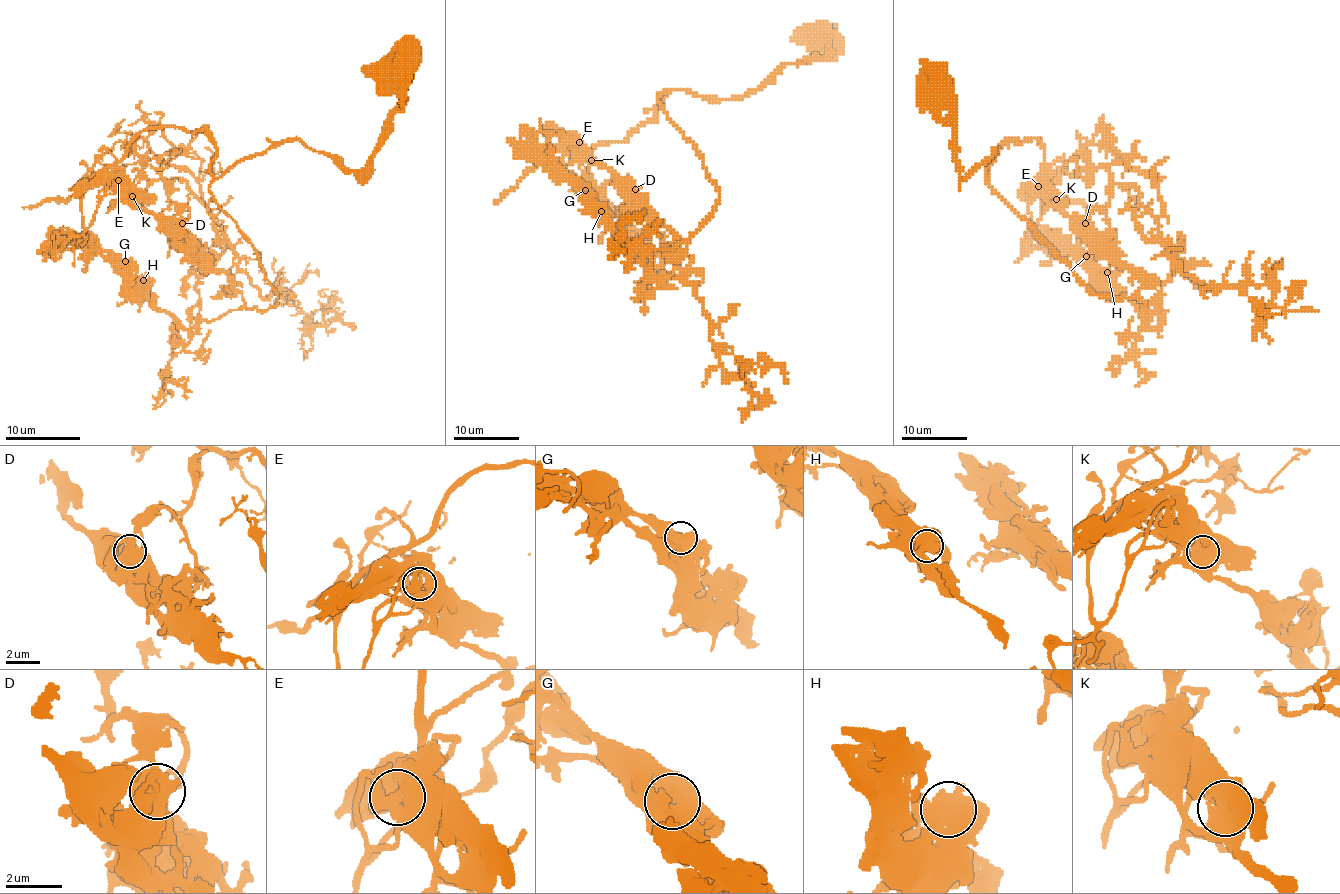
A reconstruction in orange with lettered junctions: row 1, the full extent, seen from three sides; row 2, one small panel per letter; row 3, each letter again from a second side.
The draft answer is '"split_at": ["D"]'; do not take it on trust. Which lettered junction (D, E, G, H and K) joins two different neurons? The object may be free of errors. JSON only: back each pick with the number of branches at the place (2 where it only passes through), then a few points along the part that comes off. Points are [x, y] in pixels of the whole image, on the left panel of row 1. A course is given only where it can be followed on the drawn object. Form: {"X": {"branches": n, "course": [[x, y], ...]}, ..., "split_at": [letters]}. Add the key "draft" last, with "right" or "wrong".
{"D": {"branches": 3, "course": [[182, 224], [166, 179], [186, 183], [264, 298], [274, 291], [311, 319], [330, 304], [320, 295], [328, 289]]}, "split_at": ["D"], "draft": "right"}

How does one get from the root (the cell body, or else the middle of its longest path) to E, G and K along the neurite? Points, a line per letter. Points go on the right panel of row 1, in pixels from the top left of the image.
E: (929, 88), (931, 108), (955, 126), (960, 176), (994, 150), (986, 183), (1008, 139), (1037, 139), (1038, 186)
G: (929, 88), (955, 126), (960, 176), (994, 150), (986, 183), (1008, 139), (1038, 140), (1027, 233), (1086, 256)
K: (929, 88), (931, 108), (955, 126), (960, 176), (994, 150), (986, 183), (1008, 139), (1037, 139), (1056, 199)

